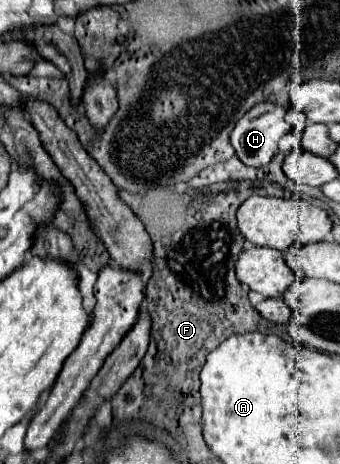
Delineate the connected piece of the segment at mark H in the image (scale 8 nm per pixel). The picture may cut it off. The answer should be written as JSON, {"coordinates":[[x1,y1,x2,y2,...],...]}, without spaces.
{"coordinates":[[264,101,264,103,258,103,256,107,252,107,234,127,232,135,230,135,230,141,232,141,232,147,238,155,238,159,244,163,244,165,250,165,250,167,264,167,272,161,272,157,278,153,278,141,282,139,282,135,286,133,292,133,292,125,286,123,286,115,288,115,288,109,272,103,272,101]]}

